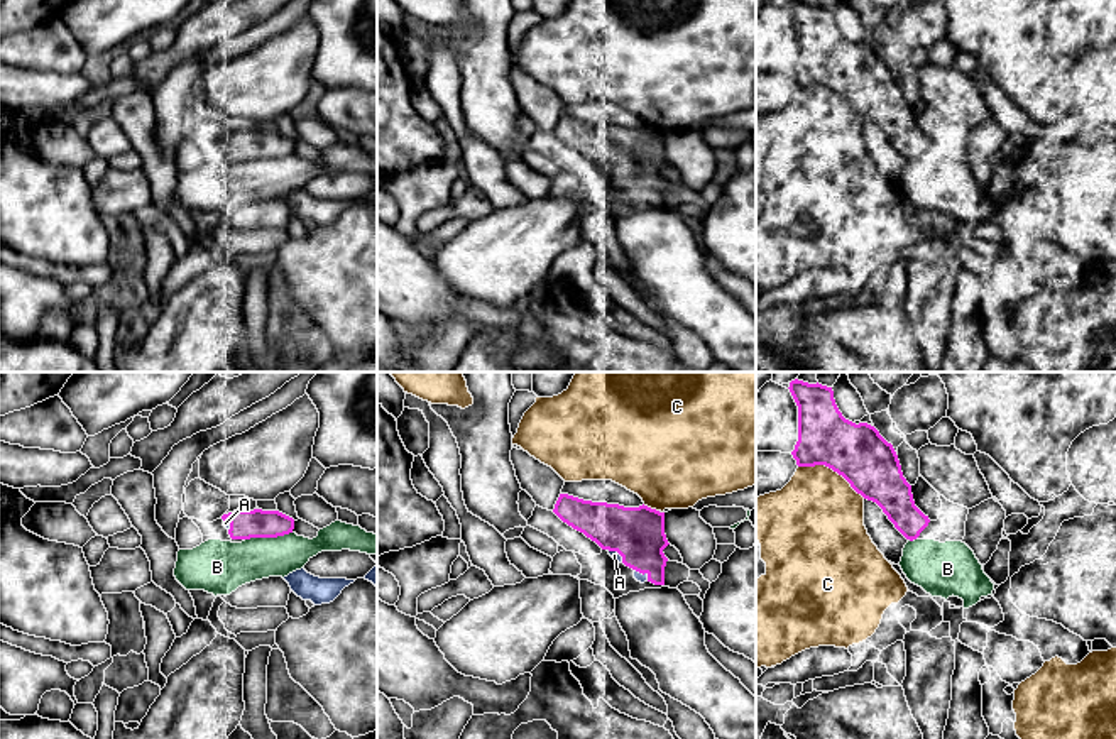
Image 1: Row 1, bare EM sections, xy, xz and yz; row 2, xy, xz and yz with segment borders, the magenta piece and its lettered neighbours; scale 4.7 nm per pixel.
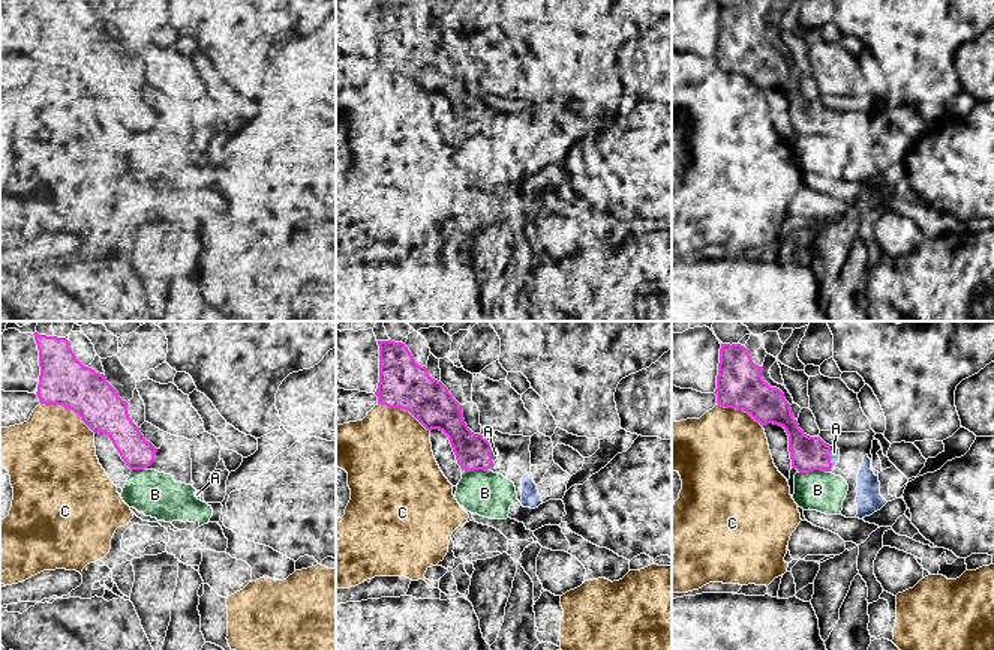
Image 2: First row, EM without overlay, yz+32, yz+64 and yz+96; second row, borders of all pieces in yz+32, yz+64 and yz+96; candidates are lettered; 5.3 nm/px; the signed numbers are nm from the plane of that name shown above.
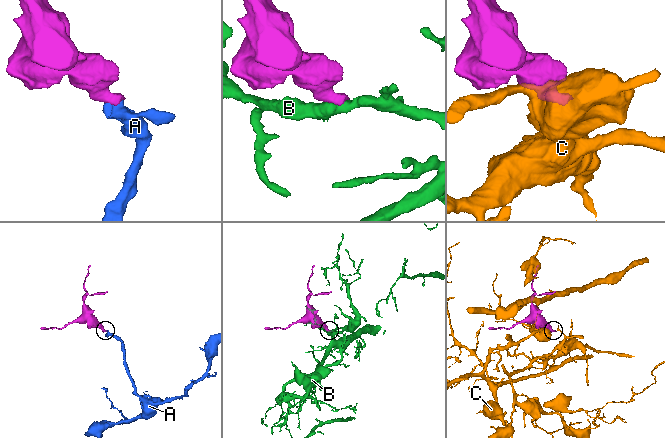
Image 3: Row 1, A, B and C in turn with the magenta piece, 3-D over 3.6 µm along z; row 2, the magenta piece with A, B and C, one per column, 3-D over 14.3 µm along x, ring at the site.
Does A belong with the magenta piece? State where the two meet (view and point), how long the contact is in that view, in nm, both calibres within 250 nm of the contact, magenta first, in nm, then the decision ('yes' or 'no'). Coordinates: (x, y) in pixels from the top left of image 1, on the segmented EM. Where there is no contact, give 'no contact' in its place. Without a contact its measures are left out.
meets magenta in xz at (618, 552); contact 100 nm long; 260 nm thick on the magenta side, 40 nm on the other; yes

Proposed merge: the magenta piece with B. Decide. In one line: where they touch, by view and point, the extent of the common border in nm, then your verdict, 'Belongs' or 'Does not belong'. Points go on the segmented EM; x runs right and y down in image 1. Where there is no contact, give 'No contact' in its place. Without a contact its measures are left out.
Touches magenta at xy (268, 536). Shared border 220 nm. Does not belong

